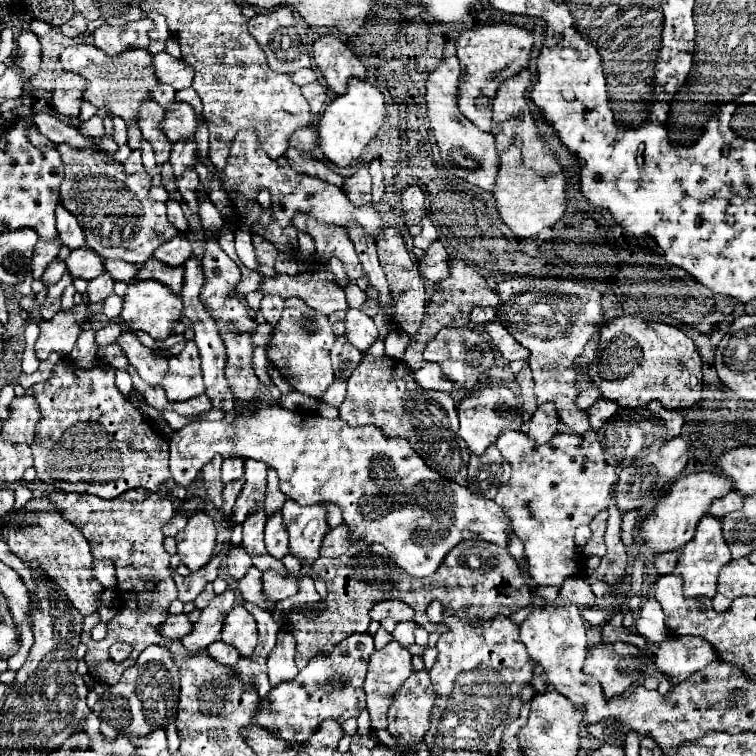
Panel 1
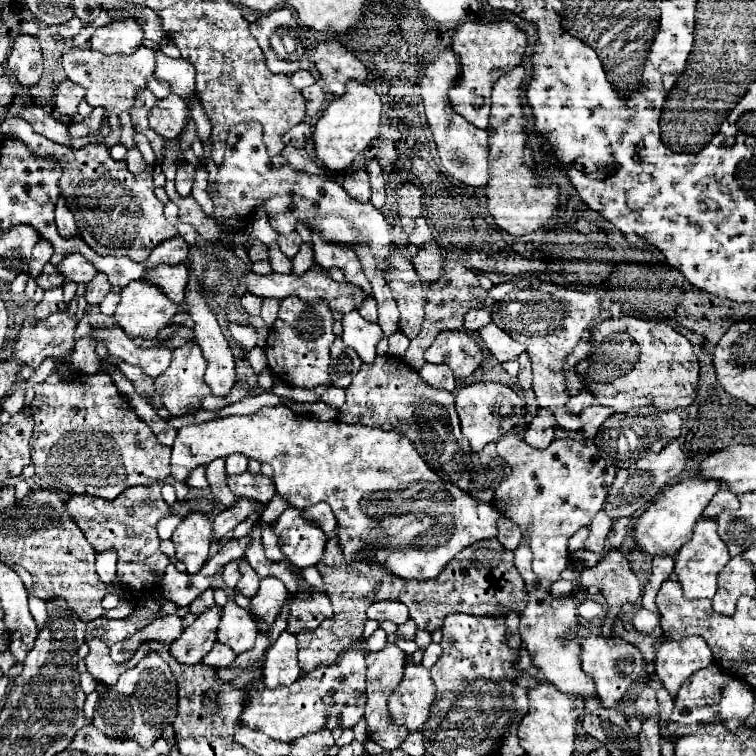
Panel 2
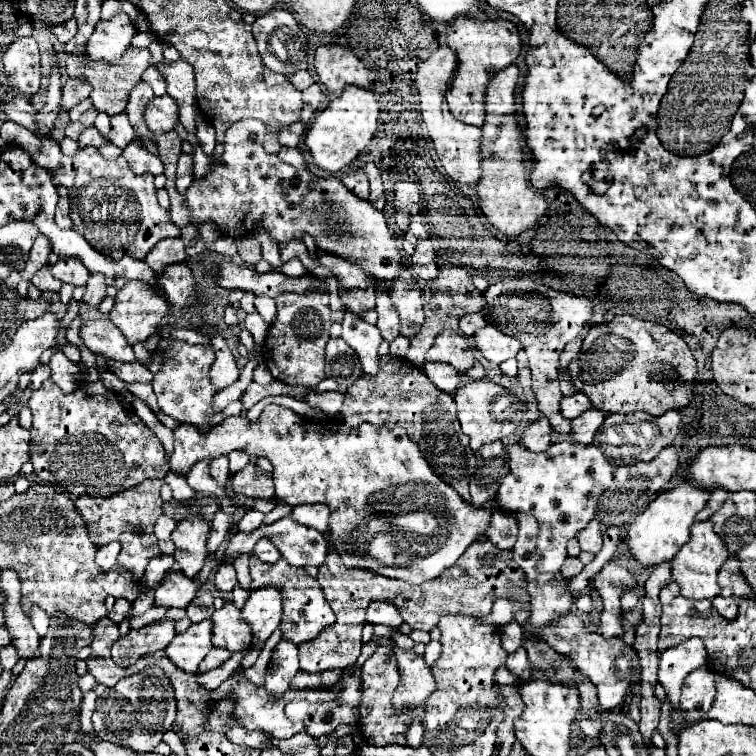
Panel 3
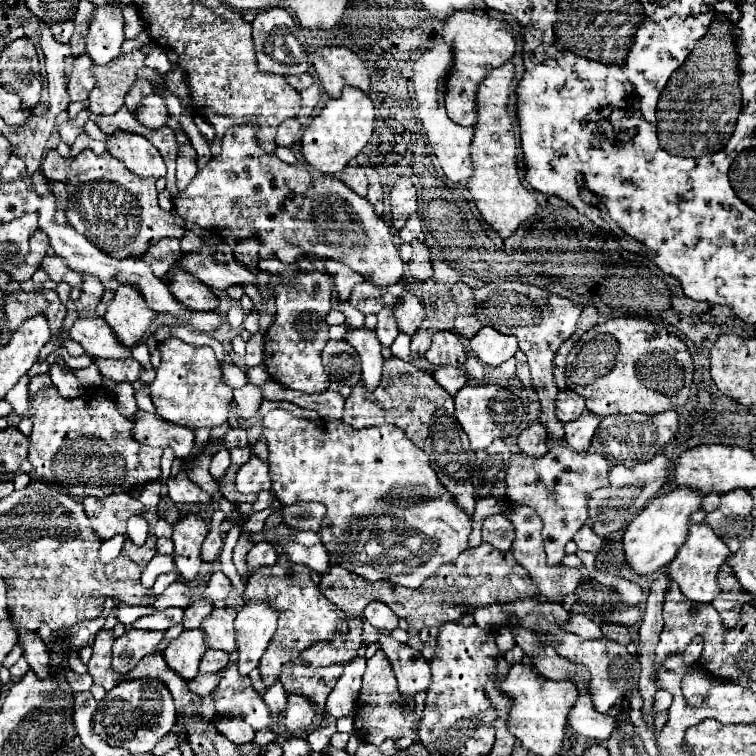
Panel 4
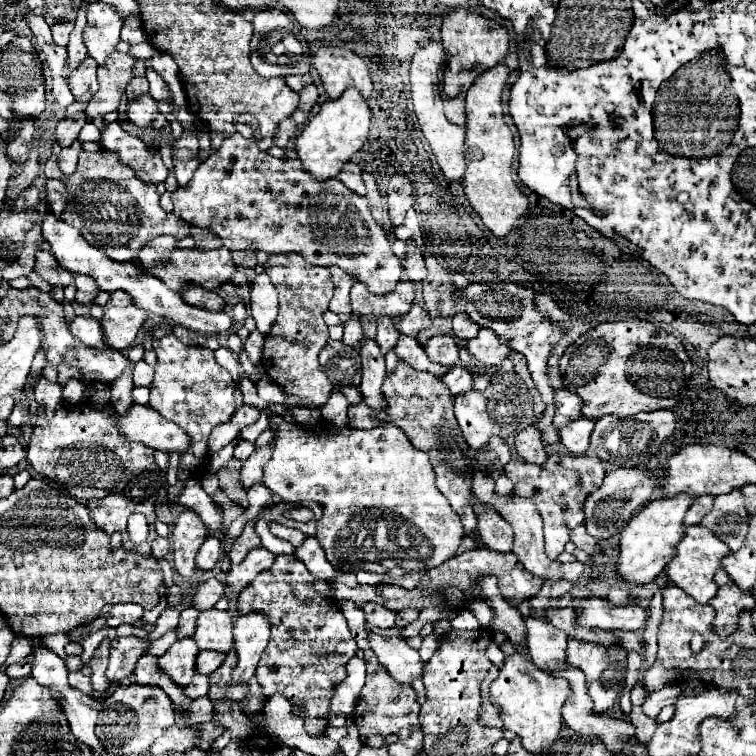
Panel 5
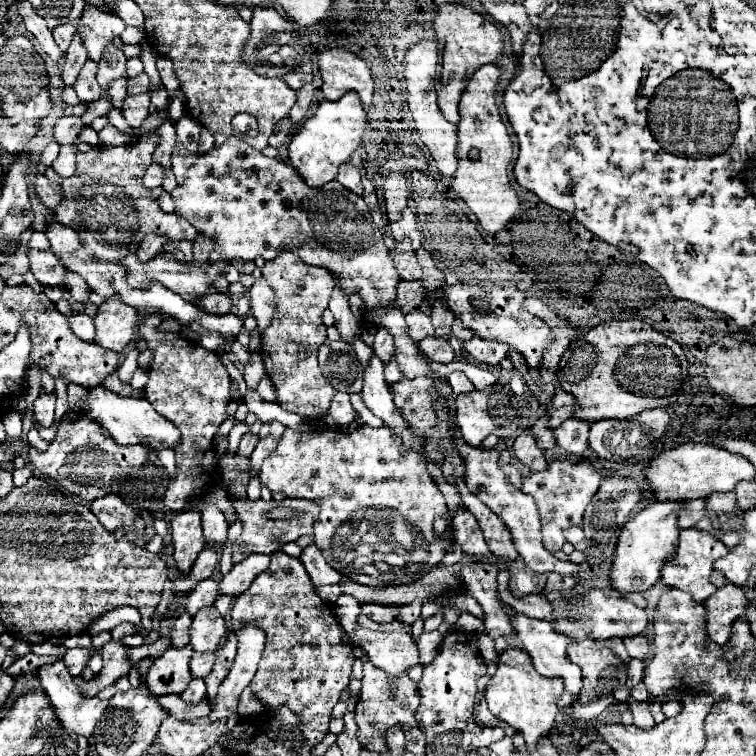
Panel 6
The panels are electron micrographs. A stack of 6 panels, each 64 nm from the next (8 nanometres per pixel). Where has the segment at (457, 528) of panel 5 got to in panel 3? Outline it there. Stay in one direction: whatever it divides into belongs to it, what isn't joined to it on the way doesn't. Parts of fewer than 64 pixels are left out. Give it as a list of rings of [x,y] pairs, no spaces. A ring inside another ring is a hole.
[[[278,404],[266,406],[264,412],[262,412],[262,416],[258,418],[258,422],[252,422],[252,424],[250,424],[246,418],[236,416],[236,418],[226,418],[218,428],[210,428],[210,432],[198,432],[198,428],[190,428],[188,424],[178,426],[178,428],[174,430],[174,454],[172,454],[172,458],[170,458],[170,470],[176,472],[176,474],[186,474],[188,468],[190,468],[192,464],[196,464],[198,460],[204,460],[204,458],[212,460],[212,458],[216,458],[216,456],[220,456],[220,454],[228,454],[228,452],[232,452],[232,450],[244,450],[244,452],[248,452],[250,456],[266,456],[266,458],[272,462],[274,488],[276,488],[276,498],[278,498],[280,502],[290,504],[290,506],[300,506],[300,504],[310,504],[310,502],[322,502],[322,504],[326,504],[326,506],[330,508],[330,522],[328,522],[330,544],[332,544],[334,550],[342,556],[342,560],[344,560],[344,564],[346,564],[348,568],[364,568],[364,570],[370,570],[370,572],[380,574],[380,576],[386,576],[386,578],[406,580],[408,584],[422,584],[422,582],[432,580],[432,578],[438,578],[446,568],[454,566],[456,560],[464,554],[464,550],[476,540],[476,536],[478,536],[480,532],[482,532],[482,534],[486,532],[488,522],[490,522],[490,516],[492,516],[492,510],[484,510],[484,508],[476,508],[476,506],[466,504],[466,502],[458,496],[458,492],[454,492],[448,484],[444,484],[444,482],[432,472],[432,468],[430,468],[428,462],[424,460],[424,456],[422,456],[418,444],[412,442],[412,440],[408,438],[408,434],[406,434],[404,428],[400,428],[400,426],[386,428],[386,426],[370,426],[370,424],[362,424],[362,426],[358,426],[358,428],[350,428],[350,426],[344,423],[341,424],[340,422],[337,424],[333,422],[309,422],[309,420],[300,418],[300,416],[298,416],[296,412],[292,412],[290,408],[284,408],[284,406],[278,406]],[[380,530],[382,530],[384,534],[390,534],[390,536],[396,538],[396,540],[408,540],[408,550],[414,552],[414,558],[408,562],[408,566],[404,566],[404,568],[398,570],[398,568],[386,568],[386,566],[382,566],[380,562],[348,562],[348,556],[366,556],[366,554],[364,554],[364,542],[368,540],[368,536],[380,534]]]

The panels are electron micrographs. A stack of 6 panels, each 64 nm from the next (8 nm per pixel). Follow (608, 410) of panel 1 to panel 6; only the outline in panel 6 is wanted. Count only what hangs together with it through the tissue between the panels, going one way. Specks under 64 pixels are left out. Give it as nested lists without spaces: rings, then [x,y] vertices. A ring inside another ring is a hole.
[[[568,418],[554,428],[554,440],[566,452],[582,454],[588,448],[588,428],[590,424],[578,424],[578,420]]]

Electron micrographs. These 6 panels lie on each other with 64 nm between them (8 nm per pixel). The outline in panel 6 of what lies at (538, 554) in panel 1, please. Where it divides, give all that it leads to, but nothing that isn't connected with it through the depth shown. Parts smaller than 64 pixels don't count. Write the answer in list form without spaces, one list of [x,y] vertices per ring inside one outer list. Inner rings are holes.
[[[554,460],[546,468],[546,472],[530,472],[524,476],[522,492],[530,494],[538,506],[540,522],[542,522],[542,538],[550,552],[562,550],[564,546],[564,530],[568,526],[580,526],[582,514],[592,496],[598,492],[600,486],[600,472],[590,462],[568,462],[568,460]]]

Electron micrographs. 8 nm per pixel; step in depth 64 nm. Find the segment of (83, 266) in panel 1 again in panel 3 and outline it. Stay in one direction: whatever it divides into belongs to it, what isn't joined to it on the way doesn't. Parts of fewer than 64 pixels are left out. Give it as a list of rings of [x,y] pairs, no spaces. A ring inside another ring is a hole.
[[[58,260],[56,264],[50,264],[50,272],[54,278],[68,282],[72,286],[84,286],[86,280],[90,278],[90,272],[86,272],[86,268],[82,268],[82,264],[78,264],[78,260]]]

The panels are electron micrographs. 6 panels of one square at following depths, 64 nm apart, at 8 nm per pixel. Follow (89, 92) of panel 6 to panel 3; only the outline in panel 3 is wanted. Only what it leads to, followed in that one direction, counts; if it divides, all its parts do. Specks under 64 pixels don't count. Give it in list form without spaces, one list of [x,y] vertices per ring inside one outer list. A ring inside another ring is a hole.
[[[68,78],[68,82],[62,88],[62,108],[64,110],[74,108],[80,100],[88,98],[88,92],[90,92],[88,82],[82,82],[78,78]]]

